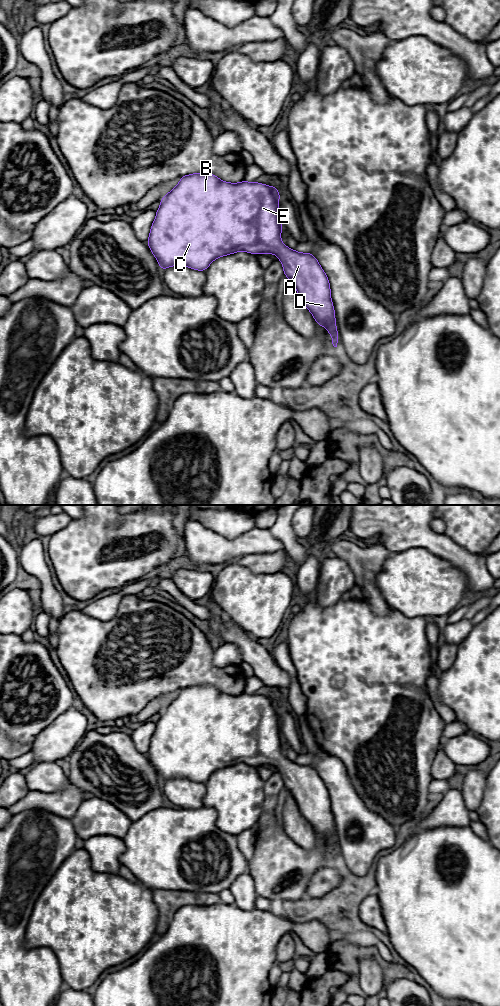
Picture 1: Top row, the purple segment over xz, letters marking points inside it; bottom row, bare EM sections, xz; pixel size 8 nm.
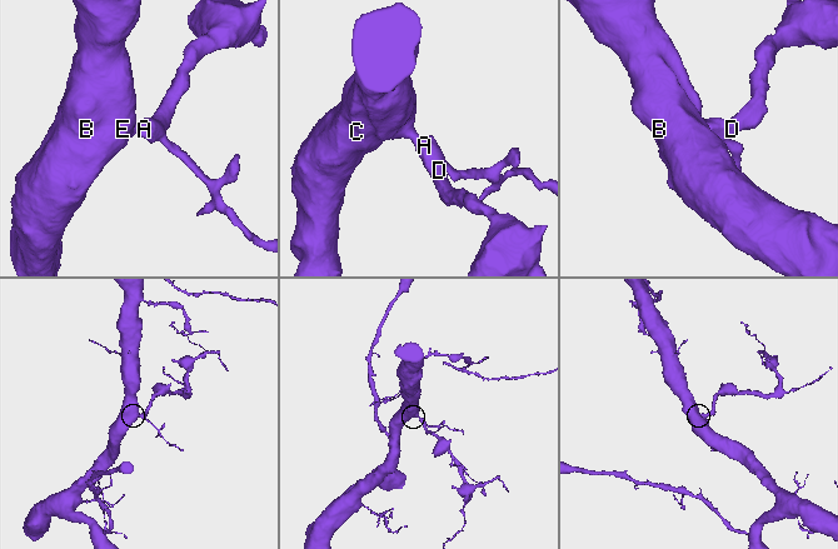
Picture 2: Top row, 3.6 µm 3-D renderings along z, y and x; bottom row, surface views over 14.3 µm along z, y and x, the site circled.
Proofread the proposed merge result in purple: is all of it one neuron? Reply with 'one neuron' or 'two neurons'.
one neuron

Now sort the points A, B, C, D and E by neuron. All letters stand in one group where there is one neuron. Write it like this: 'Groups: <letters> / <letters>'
Groups: A B C D E

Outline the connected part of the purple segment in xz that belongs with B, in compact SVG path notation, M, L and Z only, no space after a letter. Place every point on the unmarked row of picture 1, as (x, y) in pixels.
M193 685L181 689L179 695L160 712L160 719L151 737L146 753L161 782L172 778L185 778L198 783L206 783L217 770L244 763L251 766L275 766L283 777L284 787L292 794L301 814L306 818L319 838L324 838L337 859L338 842L335 822L331 811L328 789L317 770L310 764L301 765L290 761L281 753L279 721L280 705L274 698L263 695L241 693L230 695L220 692L210 685Z

